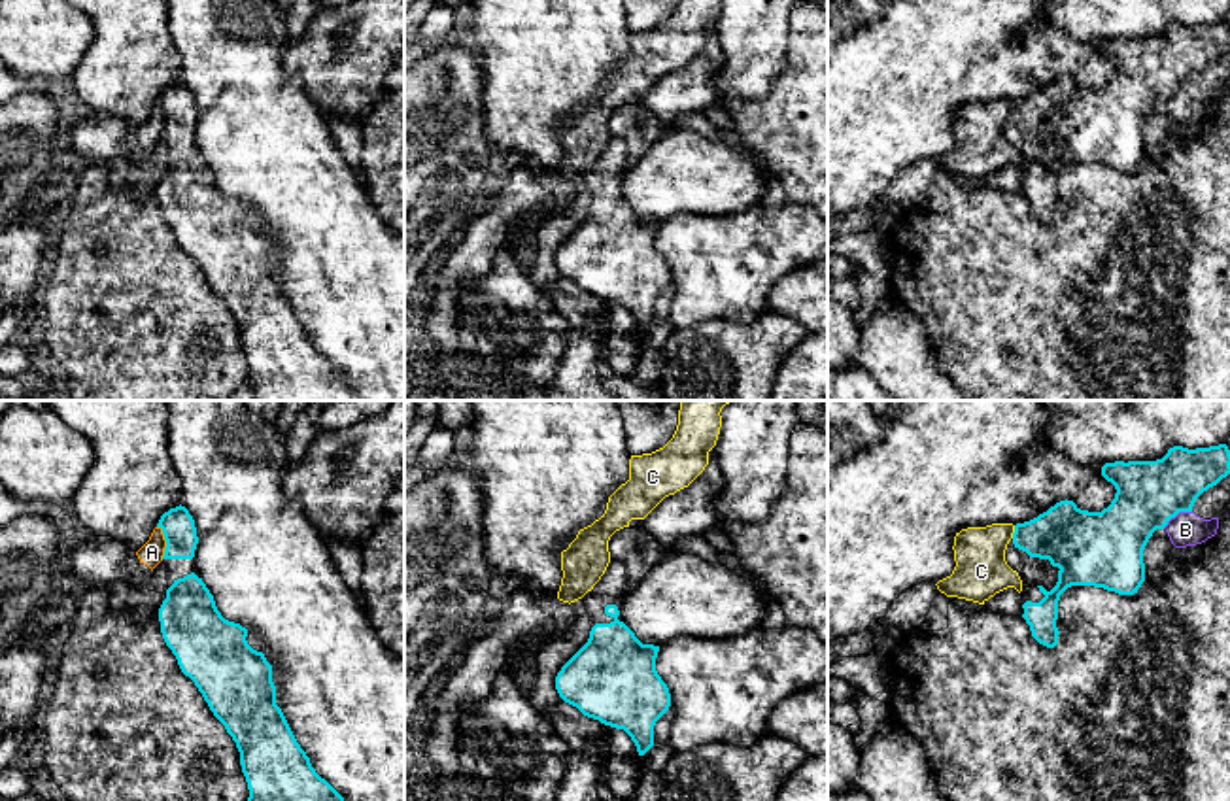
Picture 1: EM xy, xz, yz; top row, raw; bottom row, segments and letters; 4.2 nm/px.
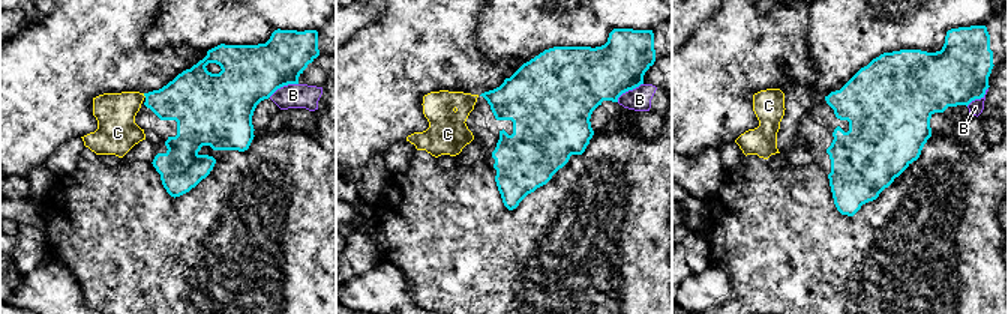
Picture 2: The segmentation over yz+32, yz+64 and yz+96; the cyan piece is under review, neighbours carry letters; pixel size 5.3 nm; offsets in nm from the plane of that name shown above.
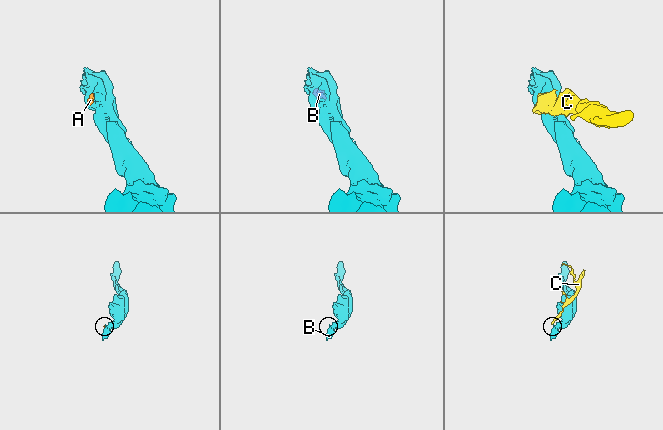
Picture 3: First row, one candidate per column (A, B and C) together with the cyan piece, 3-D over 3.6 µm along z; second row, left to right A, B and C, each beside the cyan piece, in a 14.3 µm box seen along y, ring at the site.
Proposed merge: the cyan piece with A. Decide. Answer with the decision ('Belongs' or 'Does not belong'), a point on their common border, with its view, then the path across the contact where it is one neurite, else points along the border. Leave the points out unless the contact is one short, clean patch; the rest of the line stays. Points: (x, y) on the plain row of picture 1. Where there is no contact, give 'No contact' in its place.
Does not belong. Touches cyan at xy (167, 119). Boundary: xy (157, 102), (165, 118), (163, 135)

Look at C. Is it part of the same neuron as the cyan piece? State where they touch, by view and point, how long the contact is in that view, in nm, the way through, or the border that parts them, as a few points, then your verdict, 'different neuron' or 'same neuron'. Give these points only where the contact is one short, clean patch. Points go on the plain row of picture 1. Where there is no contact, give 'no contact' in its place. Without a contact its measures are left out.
yz (1015, 108) | 60 nm | along yz (1015, 102), (1011, 114) | different neuron

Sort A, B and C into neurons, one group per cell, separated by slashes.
A C / B

